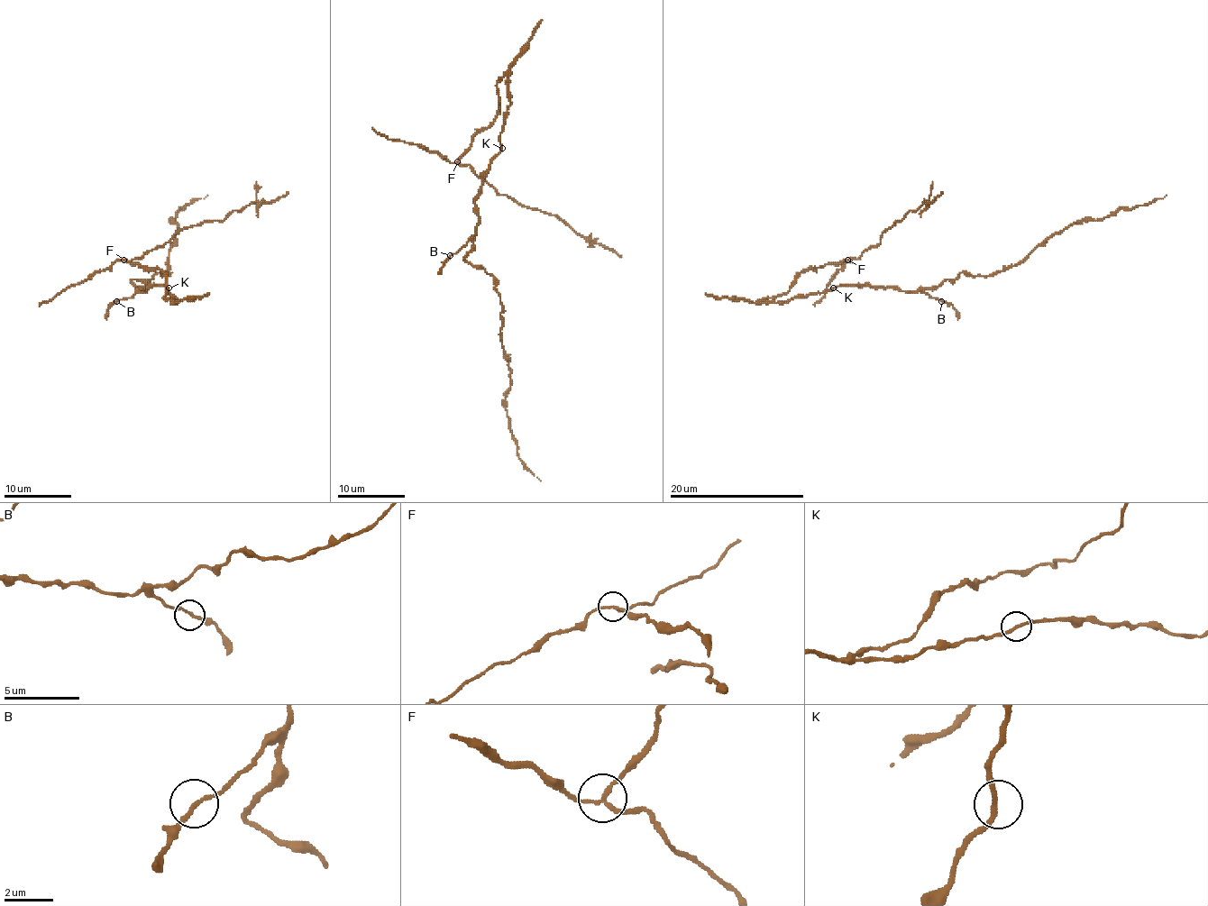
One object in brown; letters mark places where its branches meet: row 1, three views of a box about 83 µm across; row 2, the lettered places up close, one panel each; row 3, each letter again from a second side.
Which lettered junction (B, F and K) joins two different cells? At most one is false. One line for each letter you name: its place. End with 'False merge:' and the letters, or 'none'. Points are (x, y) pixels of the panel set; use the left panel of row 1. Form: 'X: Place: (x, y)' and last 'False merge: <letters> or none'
F: Place: (123, 260)
False merge: F

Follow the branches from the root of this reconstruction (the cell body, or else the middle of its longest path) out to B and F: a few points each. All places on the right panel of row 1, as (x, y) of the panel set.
B: (833, 289), (838, 286), (883, 286), (899, 288), (902, 291), (924, 291), (930, 297), (941, 301)
F: (833, 289), (798, 296), (790, 301), (761, 303), (784, 294), (801, 272), (827, 264), (840, 264), (846, 259)

